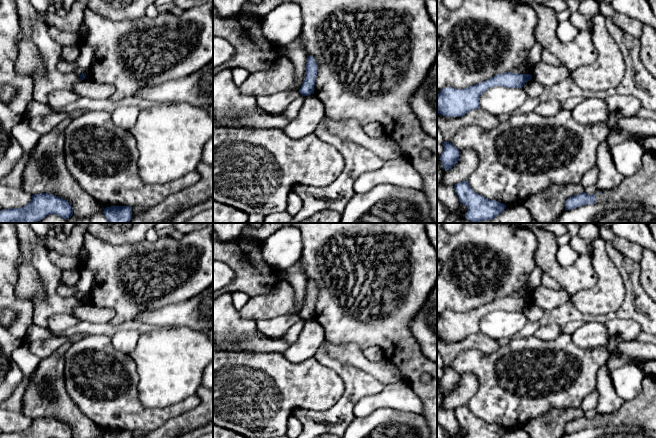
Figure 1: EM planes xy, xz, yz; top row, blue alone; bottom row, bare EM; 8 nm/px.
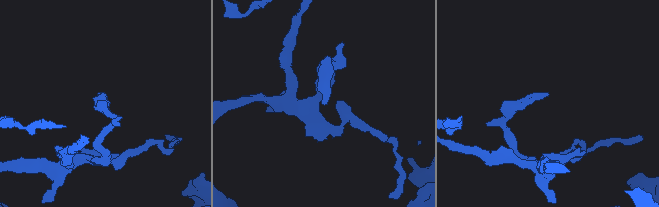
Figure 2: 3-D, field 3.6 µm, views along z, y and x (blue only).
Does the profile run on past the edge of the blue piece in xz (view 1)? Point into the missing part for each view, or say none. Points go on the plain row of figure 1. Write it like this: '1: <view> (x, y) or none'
1: none

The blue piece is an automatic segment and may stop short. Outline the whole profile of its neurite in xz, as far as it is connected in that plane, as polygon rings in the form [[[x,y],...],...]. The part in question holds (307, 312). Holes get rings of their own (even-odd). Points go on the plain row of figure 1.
[[[307,279],[306,296],[304,307],[299,316],[301,319],[308,320],[314,318],[315,303],[317,300],[317,287],[315,283]]]

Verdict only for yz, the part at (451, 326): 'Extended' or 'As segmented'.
As segmented

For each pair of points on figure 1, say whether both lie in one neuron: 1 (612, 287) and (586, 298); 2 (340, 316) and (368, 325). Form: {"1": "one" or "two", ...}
{"1": "one", "2": "one"}

